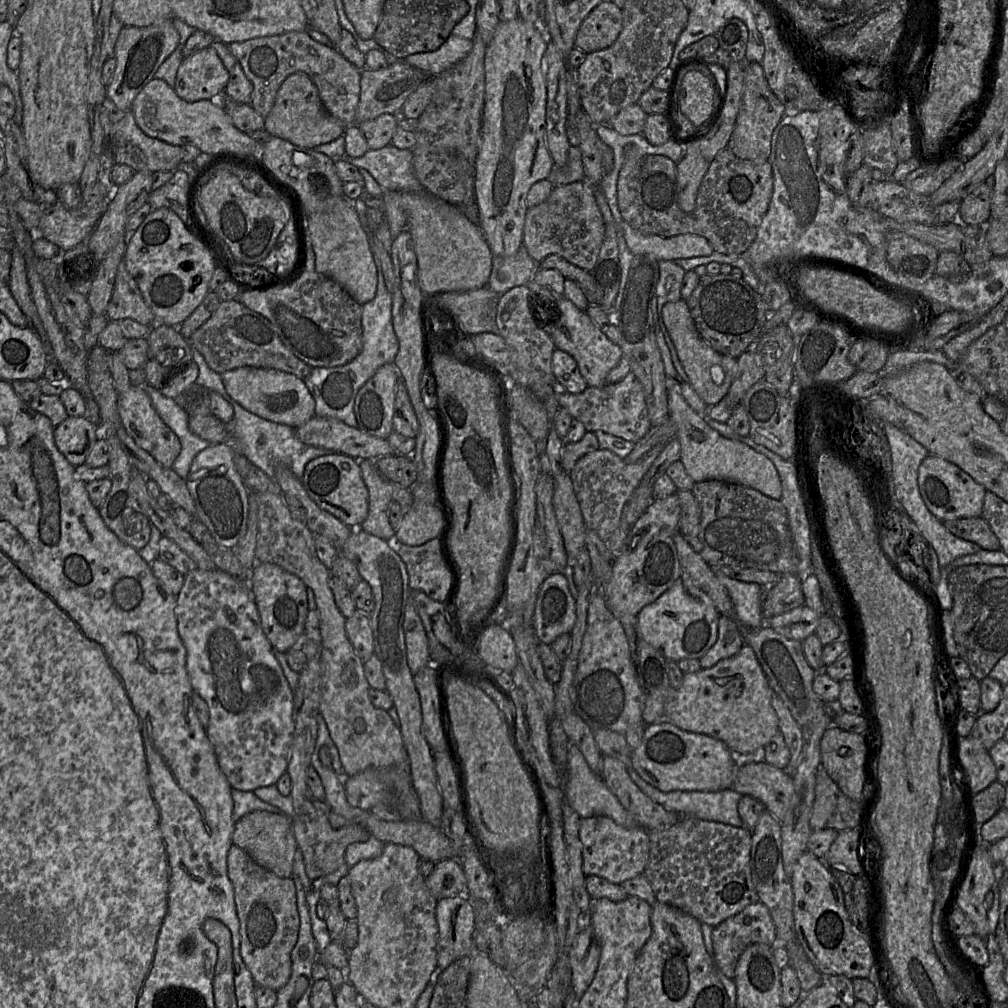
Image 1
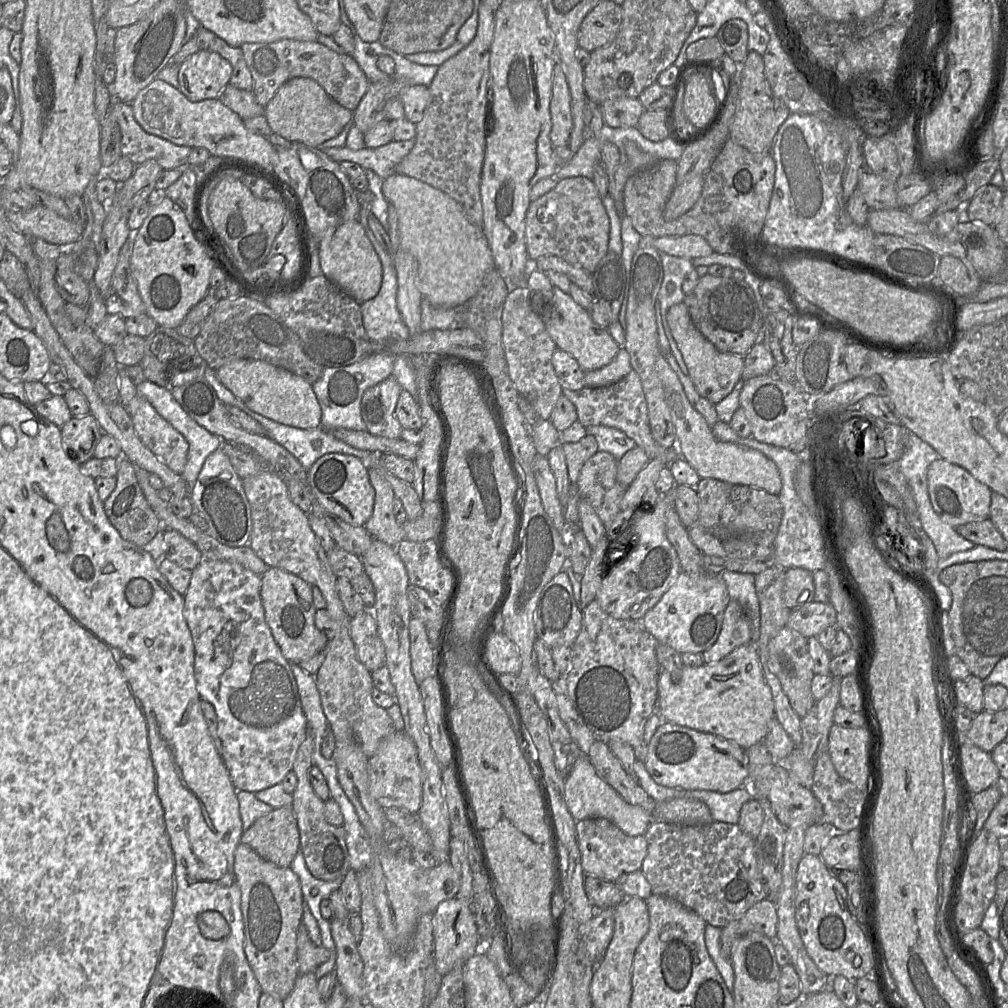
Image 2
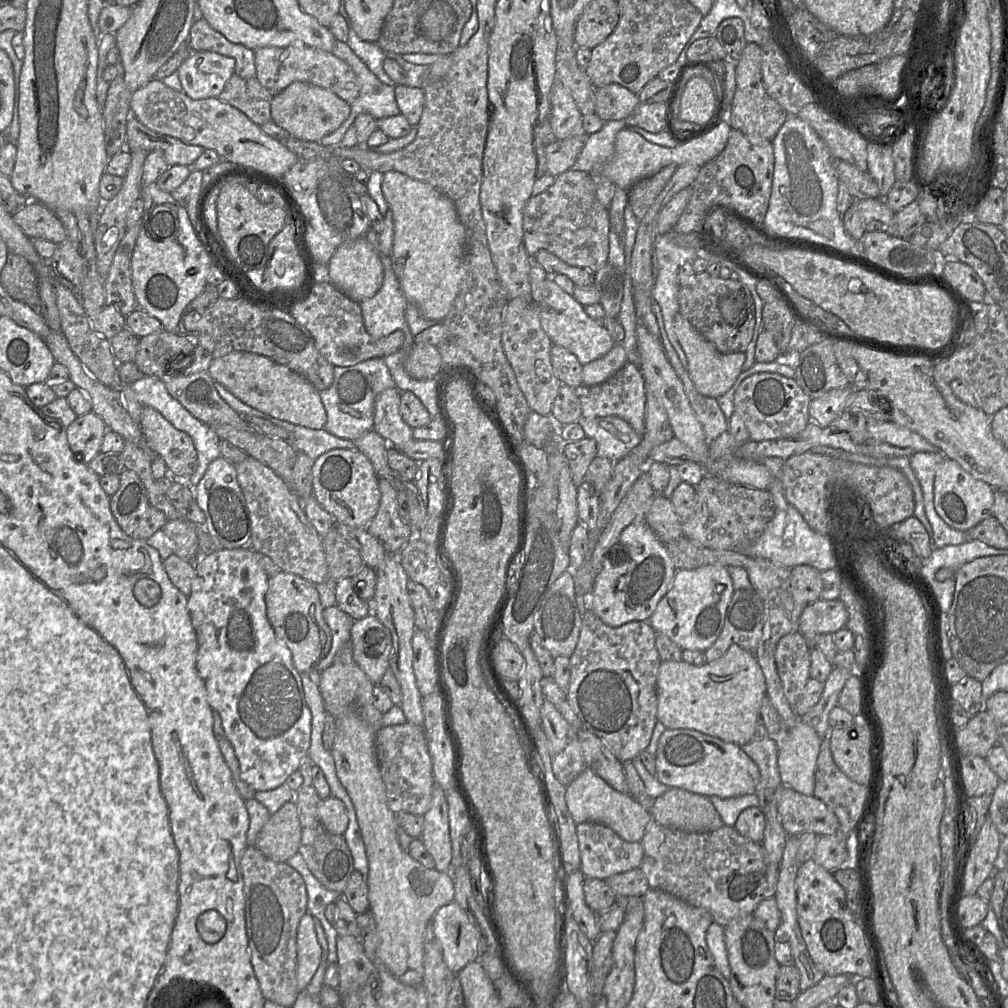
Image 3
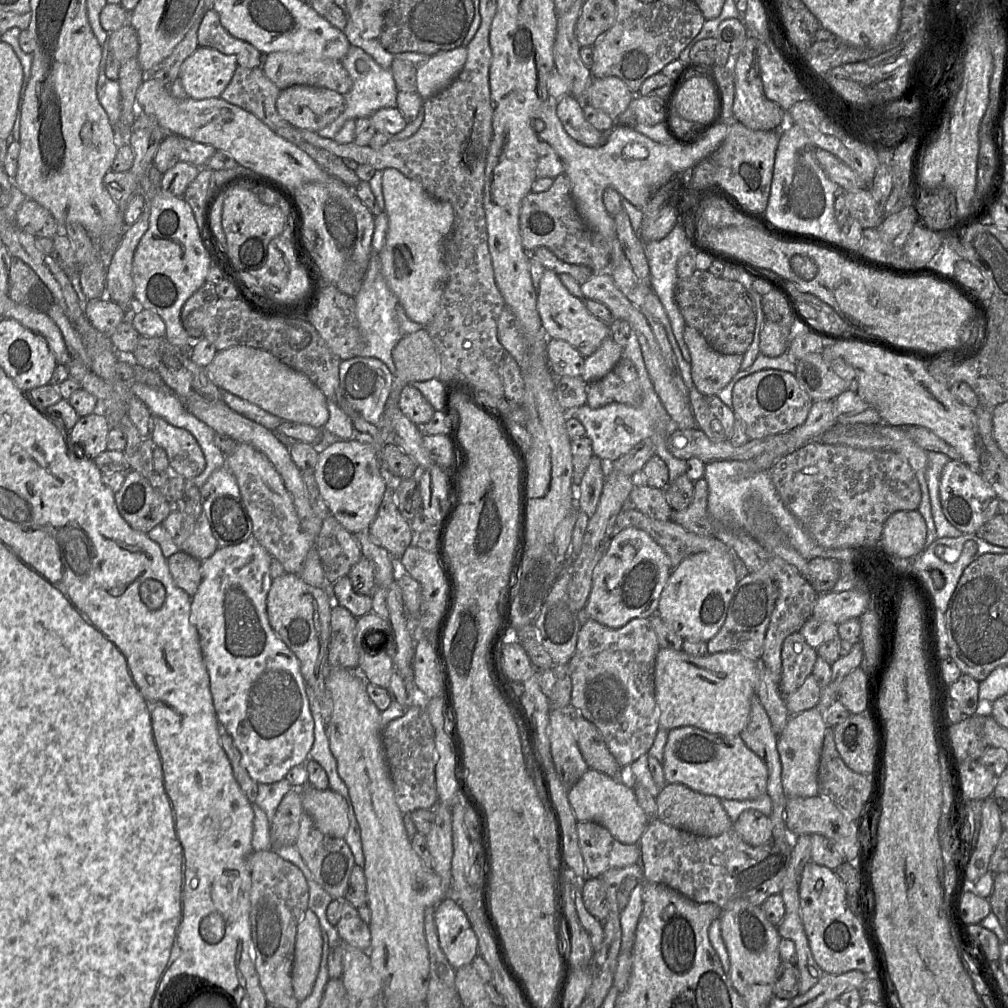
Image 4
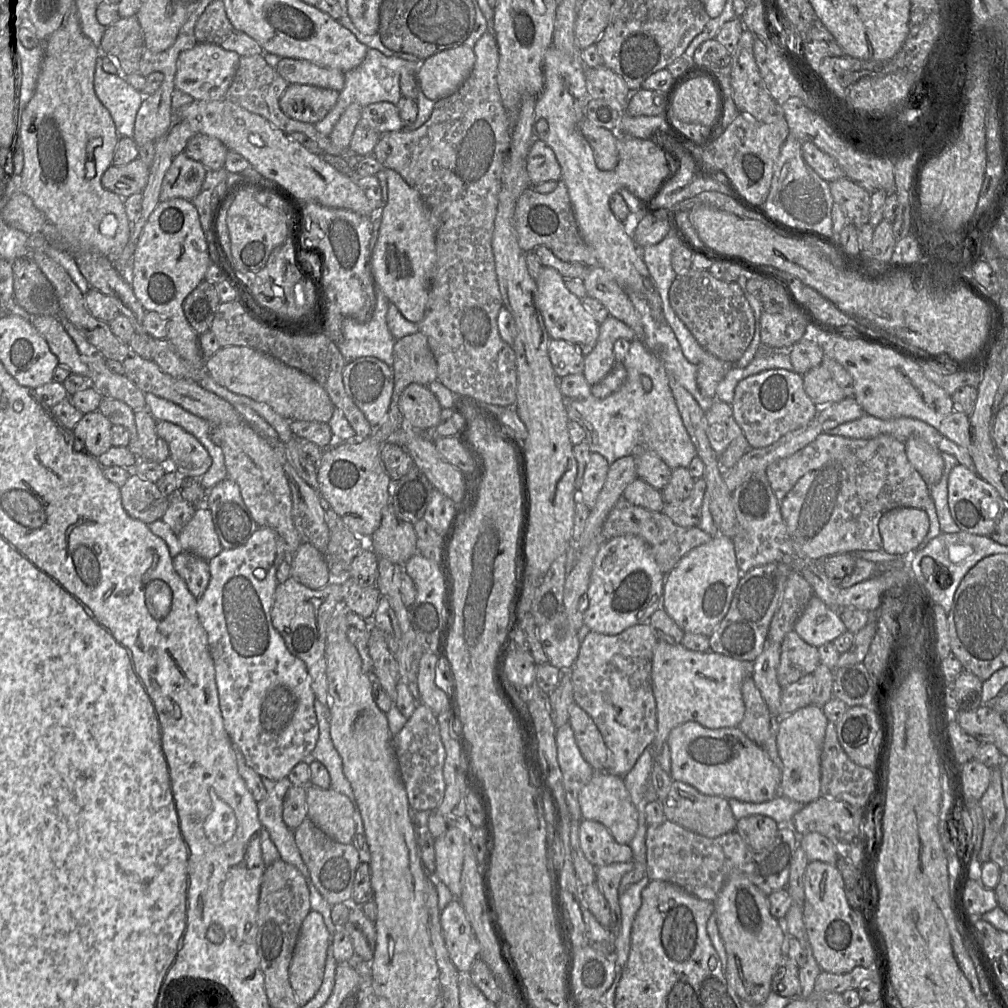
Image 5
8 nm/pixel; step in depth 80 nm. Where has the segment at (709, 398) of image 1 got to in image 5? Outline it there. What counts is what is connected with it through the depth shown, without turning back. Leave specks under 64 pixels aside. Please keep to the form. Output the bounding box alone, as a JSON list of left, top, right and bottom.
[696,352,734,397]

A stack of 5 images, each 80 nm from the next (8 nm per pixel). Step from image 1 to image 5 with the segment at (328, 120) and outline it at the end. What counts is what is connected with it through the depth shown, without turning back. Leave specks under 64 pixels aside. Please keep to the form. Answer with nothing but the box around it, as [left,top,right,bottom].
[279,84,339,124]

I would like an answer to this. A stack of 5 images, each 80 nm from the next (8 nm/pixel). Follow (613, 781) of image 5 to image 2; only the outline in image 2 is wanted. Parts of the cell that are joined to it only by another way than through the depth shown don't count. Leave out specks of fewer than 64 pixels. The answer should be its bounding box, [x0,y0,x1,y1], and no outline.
[565,755,653,836]

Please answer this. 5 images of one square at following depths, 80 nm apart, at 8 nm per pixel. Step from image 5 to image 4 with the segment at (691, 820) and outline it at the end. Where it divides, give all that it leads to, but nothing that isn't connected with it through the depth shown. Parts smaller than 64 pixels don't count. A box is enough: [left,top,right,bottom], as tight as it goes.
[655,784,733,837]

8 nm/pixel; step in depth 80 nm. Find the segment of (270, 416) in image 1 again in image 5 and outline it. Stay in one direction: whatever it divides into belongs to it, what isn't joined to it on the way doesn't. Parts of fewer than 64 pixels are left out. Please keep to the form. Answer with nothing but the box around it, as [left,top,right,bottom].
[205,347,335,423]

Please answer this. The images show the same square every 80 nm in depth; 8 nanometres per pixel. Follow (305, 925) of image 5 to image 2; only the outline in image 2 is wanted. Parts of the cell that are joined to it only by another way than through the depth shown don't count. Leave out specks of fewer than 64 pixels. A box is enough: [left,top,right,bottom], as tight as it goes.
[296,923,331,975]

